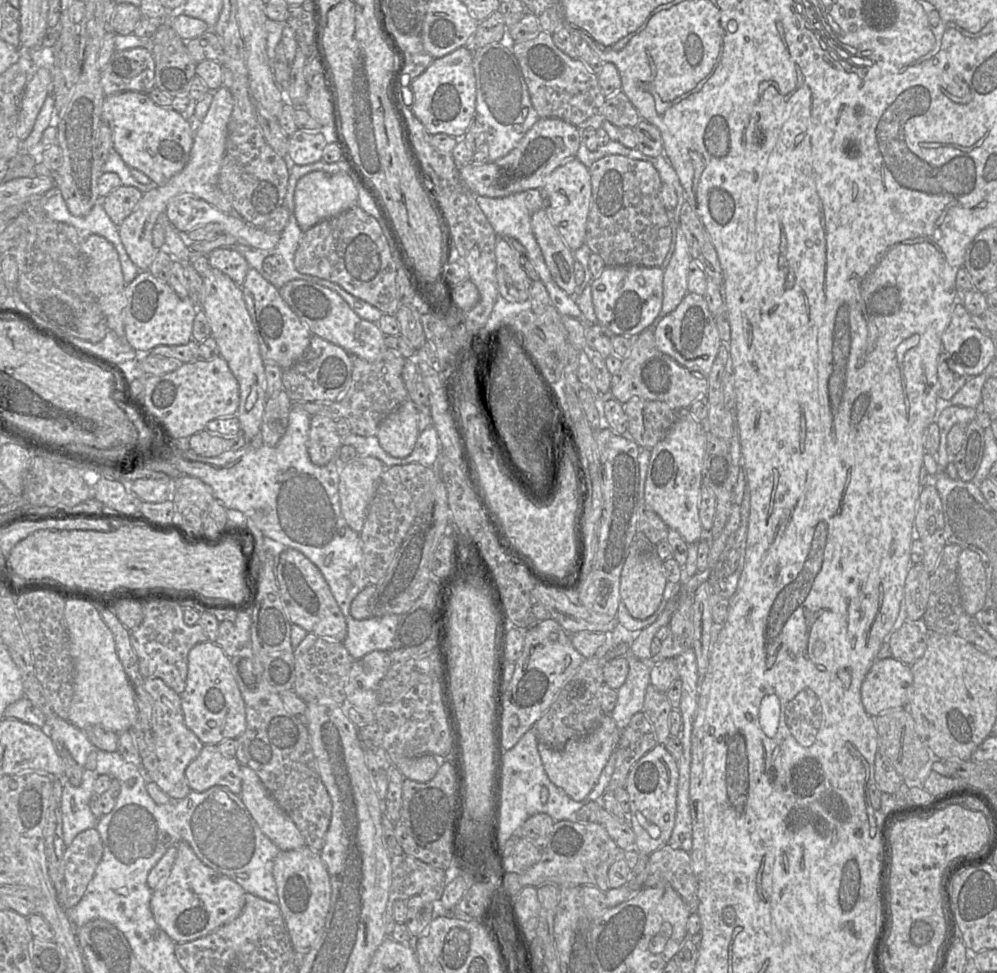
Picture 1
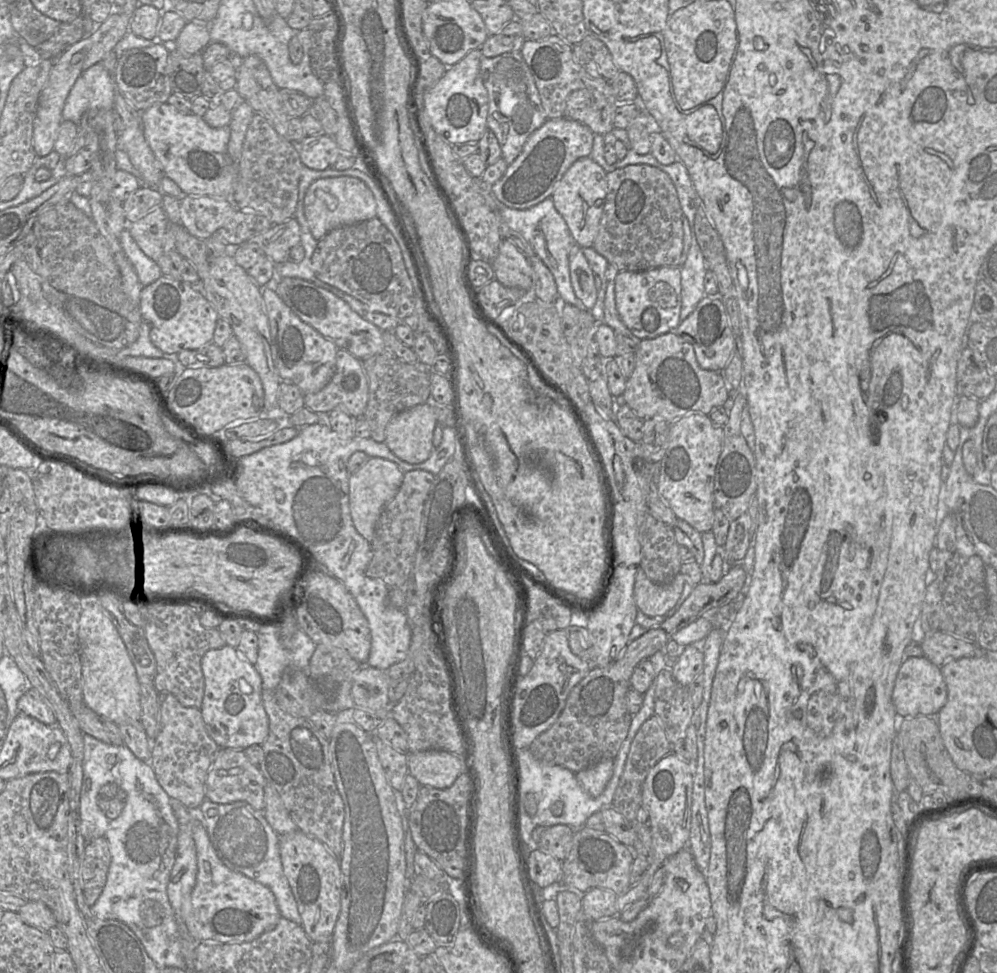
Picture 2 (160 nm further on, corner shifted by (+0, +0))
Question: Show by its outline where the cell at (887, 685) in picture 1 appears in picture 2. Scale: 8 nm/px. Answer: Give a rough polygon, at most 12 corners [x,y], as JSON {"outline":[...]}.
{"outline":[[903,660],[892,692],[899,718],[936,716],[946,700],[940,666]]}

